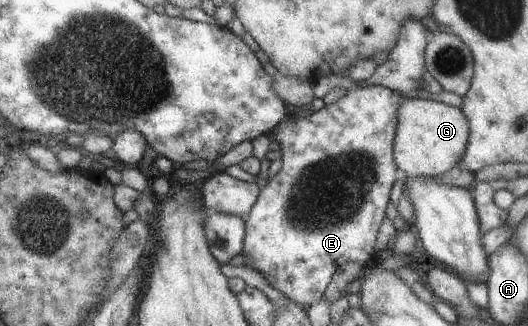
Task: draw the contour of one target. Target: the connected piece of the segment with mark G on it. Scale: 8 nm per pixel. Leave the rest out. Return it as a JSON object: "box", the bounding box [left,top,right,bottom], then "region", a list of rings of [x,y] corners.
{"box":[392,98,469,178],"region":[[[405,98],[396,110],[392,157],[409,178],[434,177],[458,164],[468,141],[469,127],[460,107],[431,99]]]}

